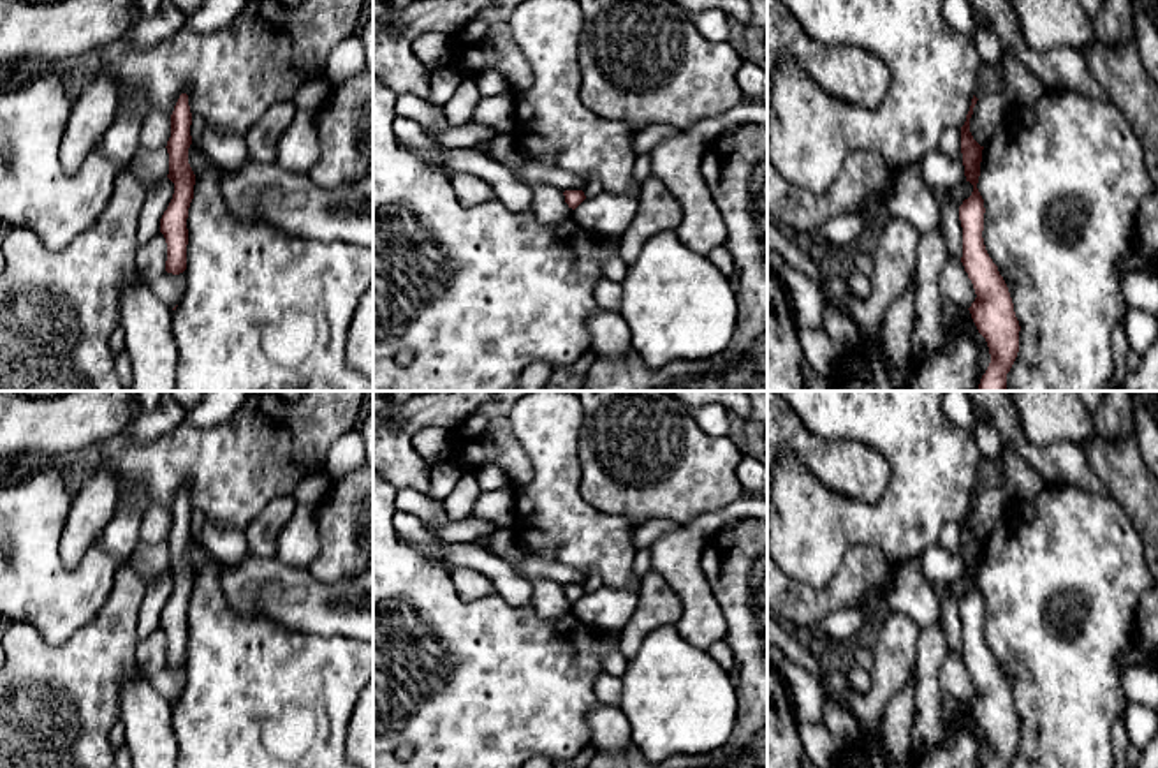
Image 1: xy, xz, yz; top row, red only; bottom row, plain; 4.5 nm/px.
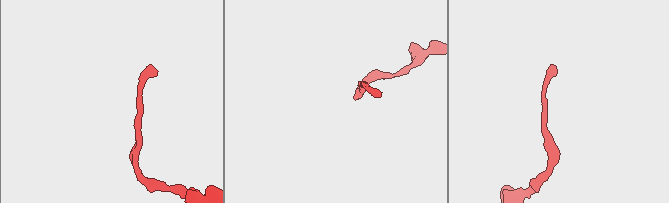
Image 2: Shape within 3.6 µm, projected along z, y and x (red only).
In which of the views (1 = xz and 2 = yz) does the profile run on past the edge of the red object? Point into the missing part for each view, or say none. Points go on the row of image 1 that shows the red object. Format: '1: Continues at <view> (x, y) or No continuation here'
1: No continuation here
2: No continuation here

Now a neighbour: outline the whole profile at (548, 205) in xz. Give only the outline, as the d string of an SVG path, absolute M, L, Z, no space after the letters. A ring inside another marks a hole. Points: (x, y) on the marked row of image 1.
M539 183L531 190L531 211L539 222L556 224L572 220L572 208L565 203L565 196L560 188Z

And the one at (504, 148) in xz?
M496 134L484 151L487 157L495 159L505 166L510 173L523 167L528 160L526 153L521 150L516 134Z

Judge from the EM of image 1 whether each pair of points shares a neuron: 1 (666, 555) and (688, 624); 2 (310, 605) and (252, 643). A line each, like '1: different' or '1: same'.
1: same
2: different

